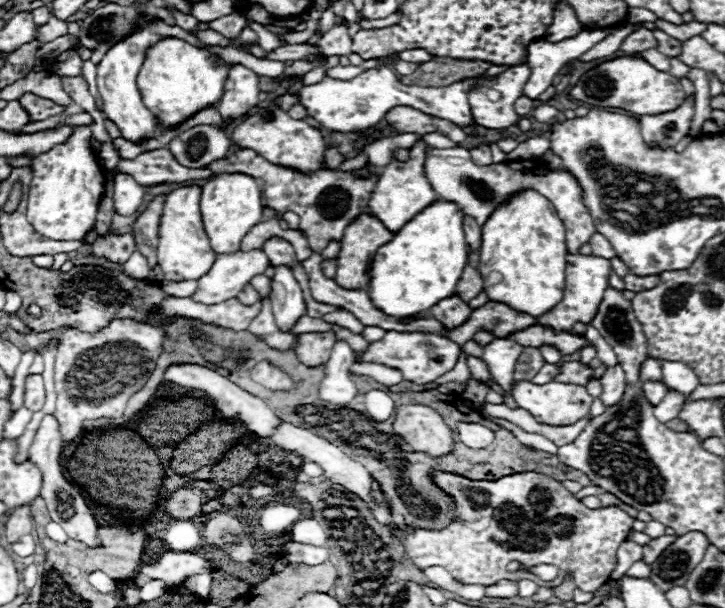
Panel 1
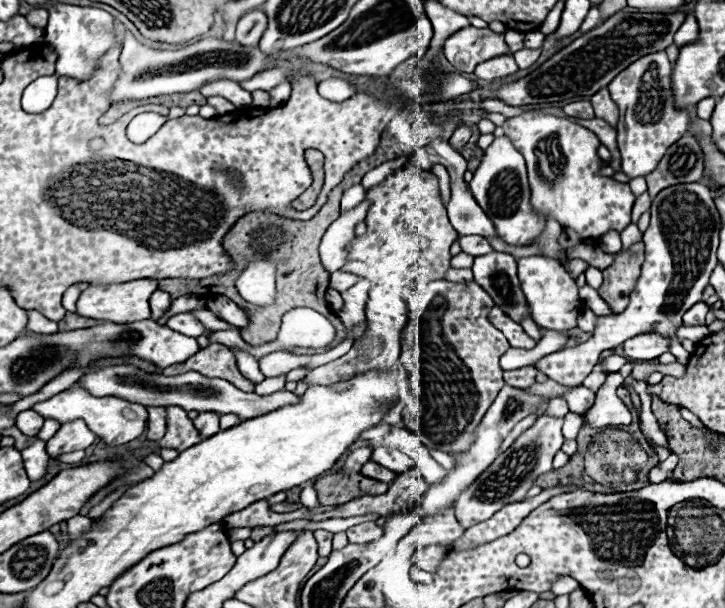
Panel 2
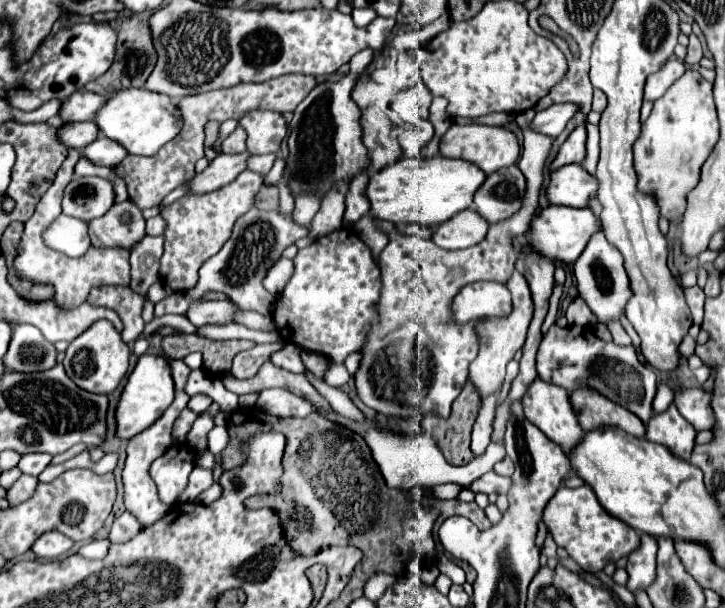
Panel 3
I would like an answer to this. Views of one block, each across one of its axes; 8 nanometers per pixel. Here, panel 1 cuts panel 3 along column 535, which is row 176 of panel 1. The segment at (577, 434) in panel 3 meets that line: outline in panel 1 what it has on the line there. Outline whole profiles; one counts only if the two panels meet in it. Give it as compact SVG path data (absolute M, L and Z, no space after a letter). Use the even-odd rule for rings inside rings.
M418 142L416 146L412 146L412 158L408 162L392 160L388 166L384 166L380 172L380 180L376 182L376 188L368 200L368 214L382 220L382 224L390 232L398 232L408 220L412 220L418 212L438 200L436 192L424 176L424 148L426 144Z

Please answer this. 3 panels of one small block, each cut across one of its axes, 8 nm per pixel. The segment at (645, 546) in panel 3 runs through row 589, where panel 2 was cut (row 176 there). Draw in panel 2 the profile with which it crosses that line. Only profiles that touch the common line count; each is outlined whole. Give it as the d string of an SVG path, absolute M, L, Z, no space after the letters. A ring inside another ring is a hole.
M652 52L624 68L610 84L610 96L620 108L618 148L622 154L622 172L630 178L648 176L660 164L666 148L688 132L688 110L676 110L670 90L672 64L666 52Z

